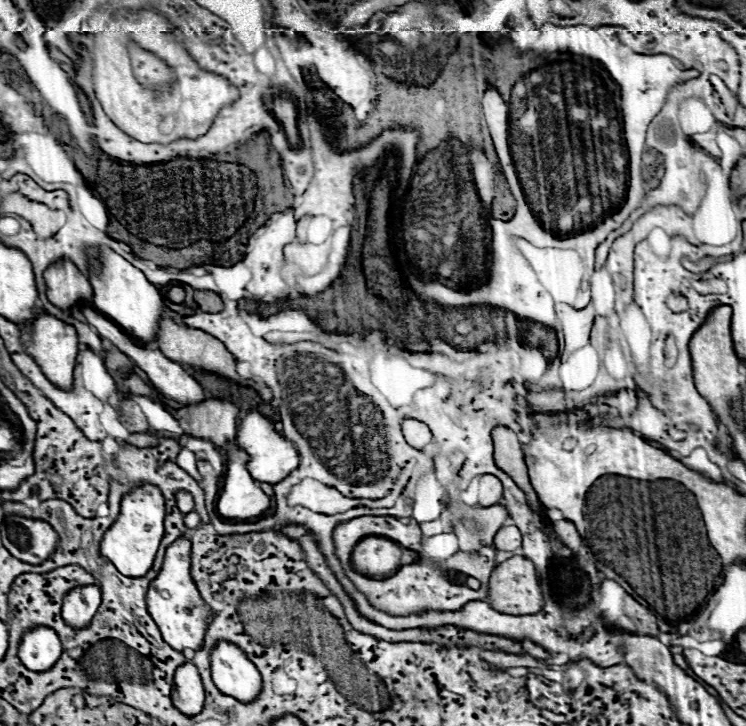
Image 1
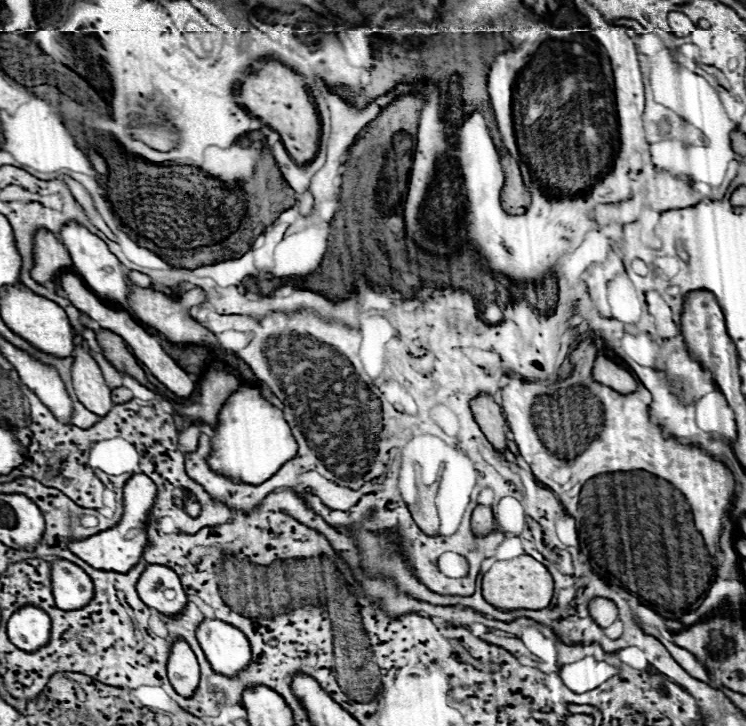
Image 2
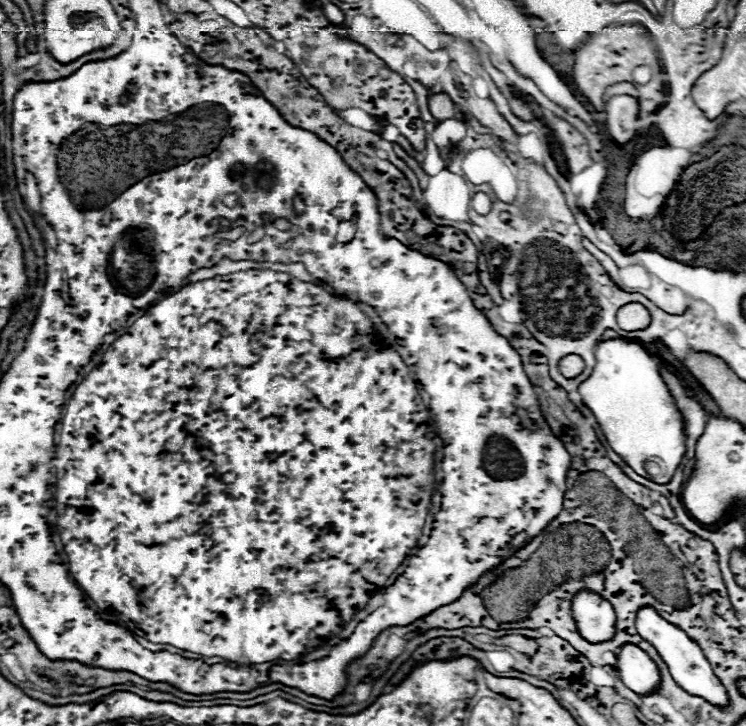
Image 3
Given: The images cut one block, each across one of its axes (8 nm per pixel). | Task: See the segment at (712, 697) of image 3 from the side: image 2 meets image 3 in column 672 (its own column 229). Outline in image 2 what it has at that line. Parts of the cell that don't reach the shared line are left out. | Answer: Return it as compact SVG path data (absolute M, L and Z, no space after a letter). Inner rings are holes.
M204 620L196 636L214 672L232 678L250 664L250 644L238 628L220 620Z

